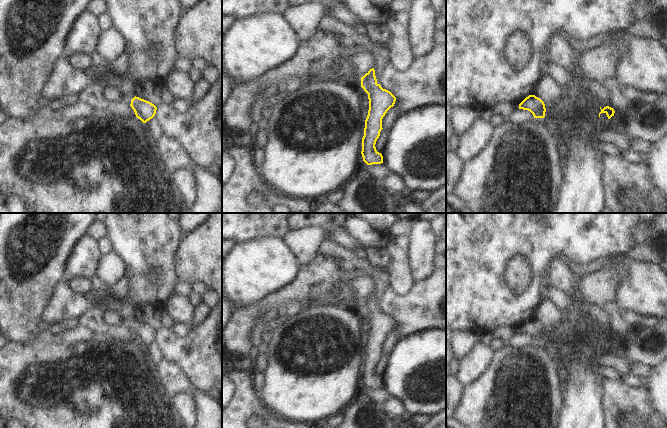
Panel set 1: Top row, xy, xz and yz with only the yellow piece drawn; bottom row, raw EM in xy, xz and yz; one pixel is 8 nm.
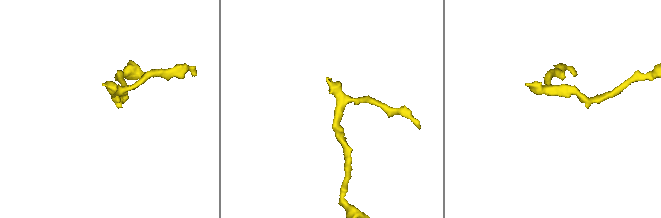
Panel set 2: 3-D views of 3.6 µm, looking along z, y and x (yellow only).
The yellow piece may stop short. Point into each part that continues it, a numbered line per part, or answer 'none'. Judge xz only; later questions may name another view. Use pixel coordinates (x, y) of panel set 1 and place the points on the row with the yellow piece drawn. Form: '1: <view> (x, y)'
none

